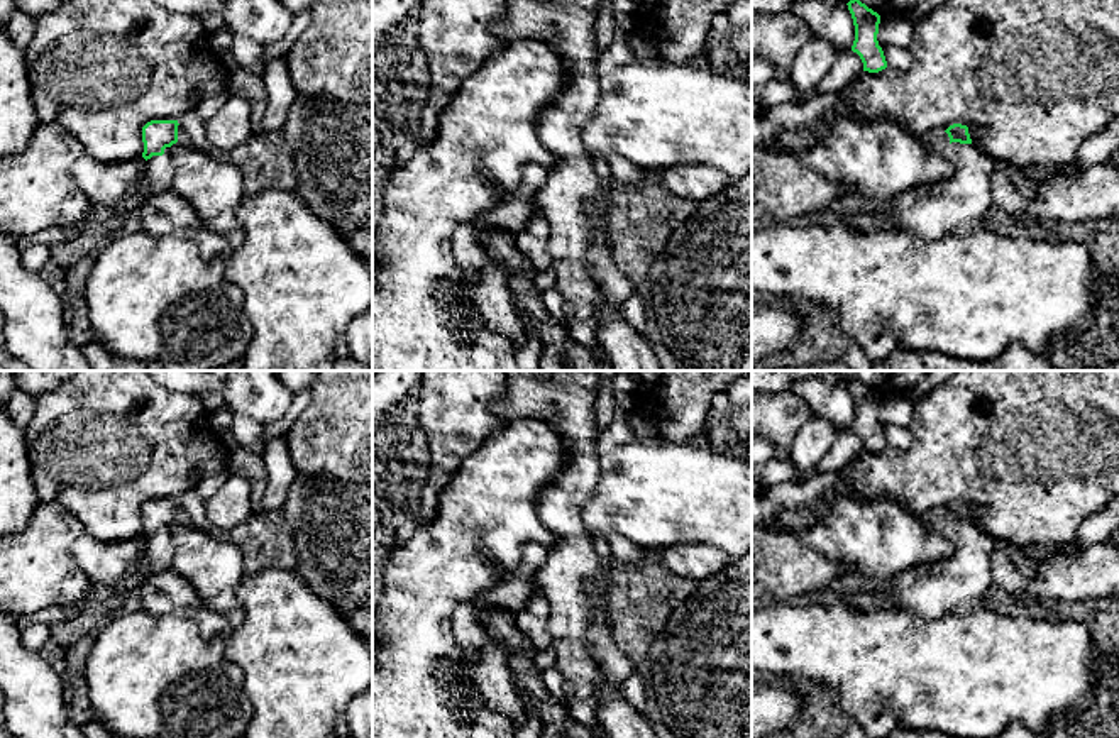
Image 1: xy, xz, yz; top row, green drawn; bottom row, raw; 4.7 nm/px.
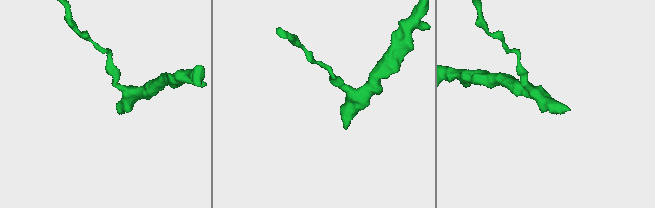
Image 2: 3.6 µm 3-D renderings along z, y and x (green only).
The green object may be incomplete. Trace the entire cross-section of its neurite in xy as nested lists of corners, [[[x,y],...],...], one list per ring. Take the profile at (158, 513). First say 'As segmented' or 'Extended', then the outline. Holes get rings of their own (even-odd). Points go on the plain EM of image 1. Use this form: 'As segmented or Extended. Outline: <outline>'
Extended. Outline: [[[151,499],[142,506],[144,552],[135,572],[149,577],[171,569],[174,545],[169,526],[178,521],[178,499]]]

